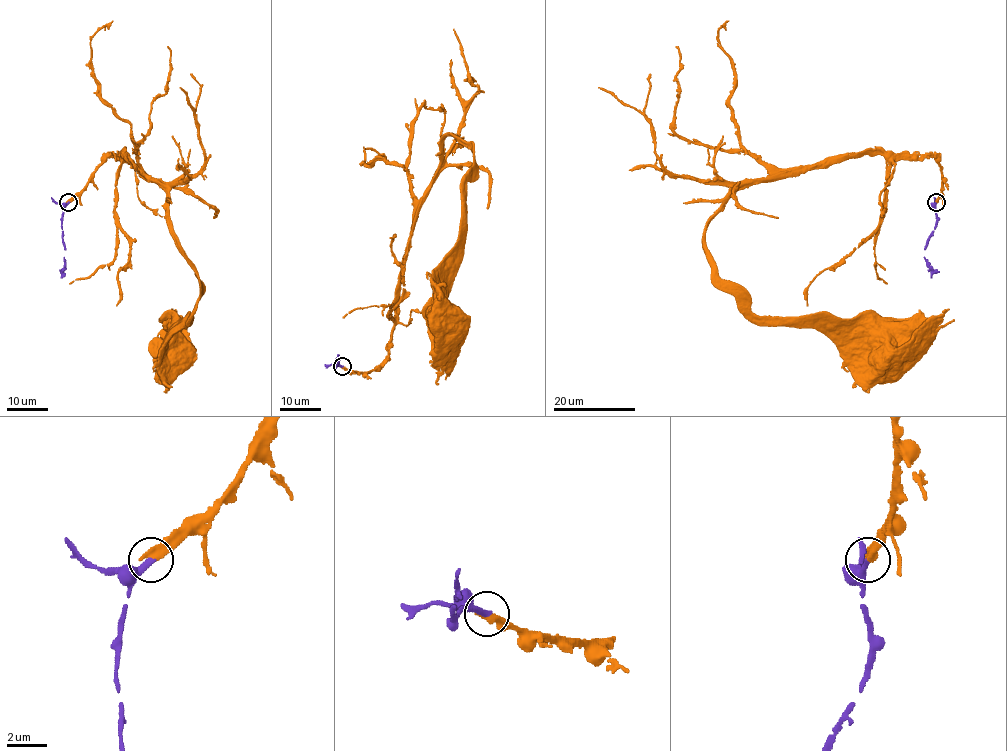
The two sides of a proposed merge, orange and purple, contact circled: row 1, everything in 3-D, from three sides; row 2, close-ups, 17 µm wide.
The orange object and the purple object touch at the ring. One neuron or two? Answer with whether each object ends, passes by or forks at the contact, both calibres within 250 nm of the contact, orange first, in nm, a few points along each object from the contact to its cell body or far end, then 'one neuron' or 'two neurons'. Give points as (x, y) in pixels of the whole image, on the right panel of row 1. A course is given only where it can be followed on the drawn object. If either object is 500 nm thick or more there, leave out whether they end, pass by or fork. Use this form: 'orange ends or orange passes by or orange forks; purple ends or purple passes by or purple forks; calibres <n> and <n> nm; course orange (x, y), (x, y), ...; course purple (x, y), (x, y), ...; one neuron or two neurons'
orange ends; purple ends; calibres 440 and 280 nm; course orange (936, 201), (933, 156), (867, 152), (756, 180), (706, 226), (706, 257), (752, 313), (810, 318), (893, 358); course purple (936, 201), (936, 226), (924, 257), (931, 277); one neuron

